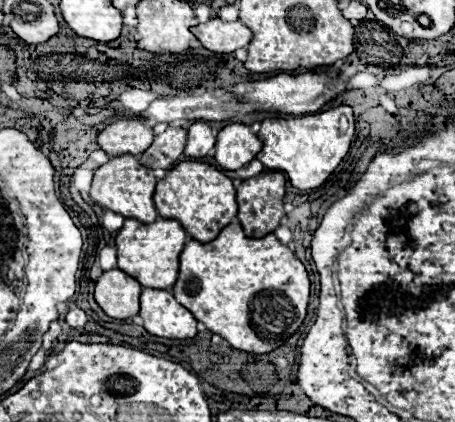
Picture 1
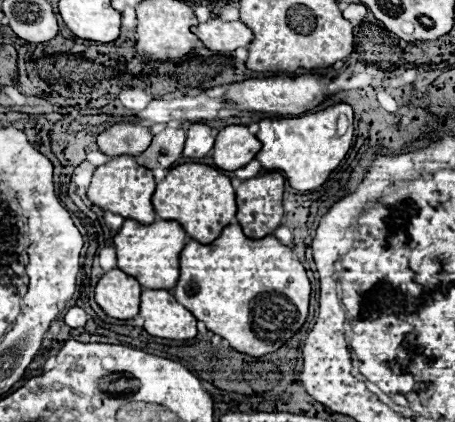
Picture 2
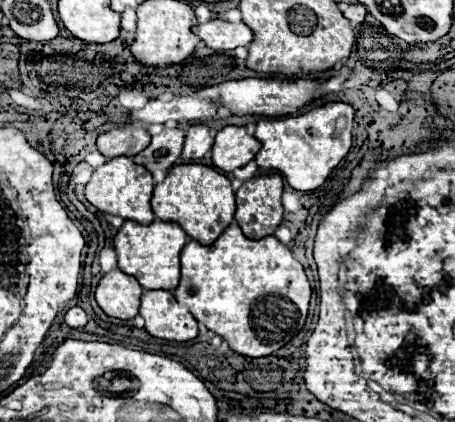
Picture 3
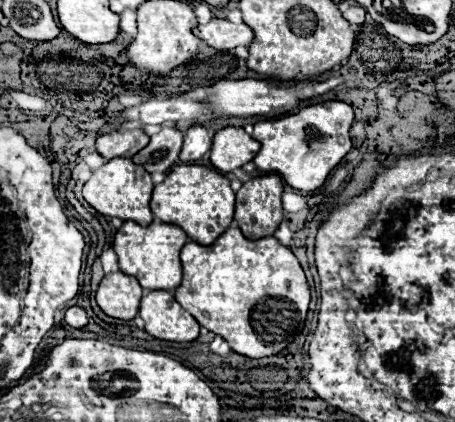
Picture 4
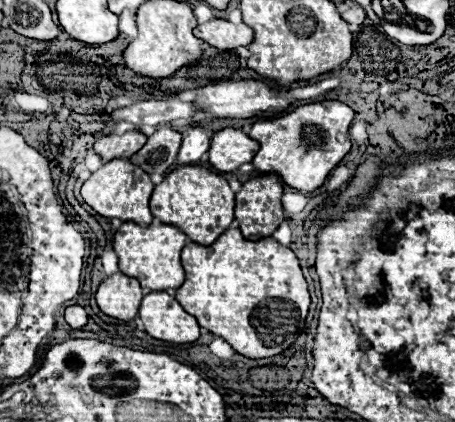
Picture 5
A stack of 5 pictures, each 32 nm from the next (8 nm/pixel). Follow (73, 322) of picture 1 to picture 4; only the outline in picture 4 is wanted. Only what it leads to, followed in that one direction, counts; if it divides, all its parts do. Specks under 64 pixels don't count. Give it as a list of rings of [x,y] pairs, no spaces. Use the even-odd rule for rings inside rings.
[[[72,306],[72,308],[66,310],[66,322],[68,322],[72,328],[82,328],[82,326],[86,326],[88,316],[86,316],[84,308],[80,308],[80,306]]]

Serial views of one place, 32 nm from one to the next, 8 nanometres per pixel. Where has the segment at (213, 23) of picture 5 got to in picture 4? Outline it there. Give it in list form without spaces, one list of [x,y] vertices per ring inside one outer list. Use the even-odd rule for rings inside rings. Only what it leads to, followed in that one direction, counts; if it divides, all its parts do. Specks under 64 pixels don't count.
[[[220,18],[196,26],[194,34],[216,50],[232,50],[238,46],[248,46],[252,42],[252,30],[246,24],[232,24]]]

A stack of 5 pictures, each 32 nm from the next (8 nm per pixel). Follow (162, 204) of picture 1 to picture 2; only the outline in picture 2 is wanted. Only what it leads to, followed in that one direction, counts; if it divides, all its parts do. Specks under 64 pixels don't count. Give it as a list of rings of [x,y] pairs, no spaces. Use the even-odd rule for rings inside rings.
[[[180,164],[168,170],[168,176],[156,184],[152,206],[158,218],[176,220],[190,238],[200,244],[214,242],[222,228],[226,228],[236,216],[236,196],[230,178],[206,164]]]

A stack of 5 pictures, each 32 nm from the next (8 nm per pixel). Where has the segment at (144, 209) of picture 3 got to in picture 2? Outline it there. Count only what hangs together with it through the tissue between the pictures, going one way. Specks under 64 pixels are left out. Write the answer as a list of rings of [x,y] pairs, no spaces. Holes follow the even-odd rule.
[[[116,156],[110,162],[106,162],[104,166],[96,168],[92,182],[86,190],[86,196],[94,206],[98,206],[106,212],[136,220],[140,224],[150,224],[156,220],[156,214],[154,214],[154,208],[150,202],[152,194],[154,194],[154,186],[156,186],[156,182],[154,182],[154,176],[150,170],[146,170],[144,166],[138,166],[132,156]]]

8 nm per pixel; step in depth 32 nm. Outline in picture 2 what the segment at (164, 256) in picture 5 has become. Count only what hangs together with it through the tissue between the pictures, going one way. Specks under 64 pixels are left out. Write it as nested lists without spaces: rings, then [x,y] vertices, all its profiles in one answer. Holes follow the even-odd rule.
[[[126,220],[120,232],[114,236],[114,248],[118,254],[118,268],[134,276],[142,288],[174,288],[180,276],[180,252],[186,246],[186,232],[178,222],[156,220],[152,224],[138,224]]]

